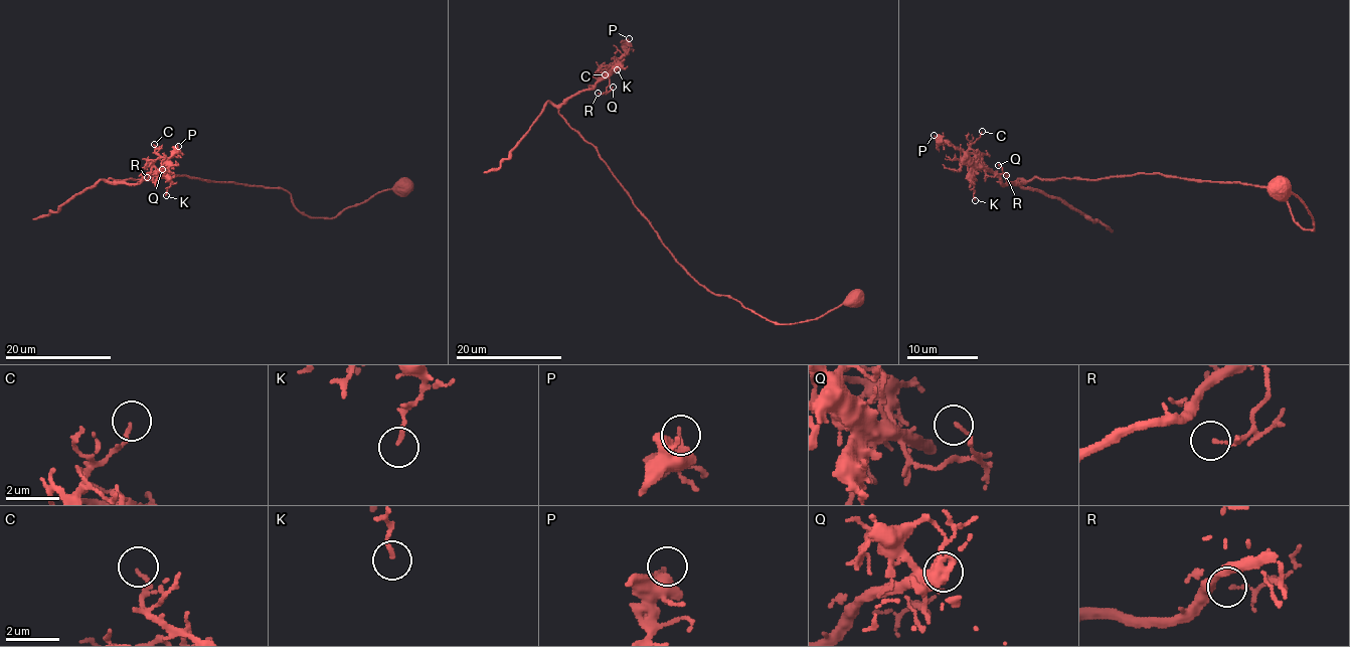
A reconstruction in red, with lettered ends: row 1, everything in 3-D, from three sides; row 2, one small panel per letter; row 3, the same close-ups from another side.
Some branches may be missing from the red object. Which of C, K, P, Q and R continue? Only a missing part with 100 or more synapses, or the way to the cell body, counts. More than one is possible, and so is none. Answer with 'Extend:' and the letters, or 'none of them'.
Extend: none of them

